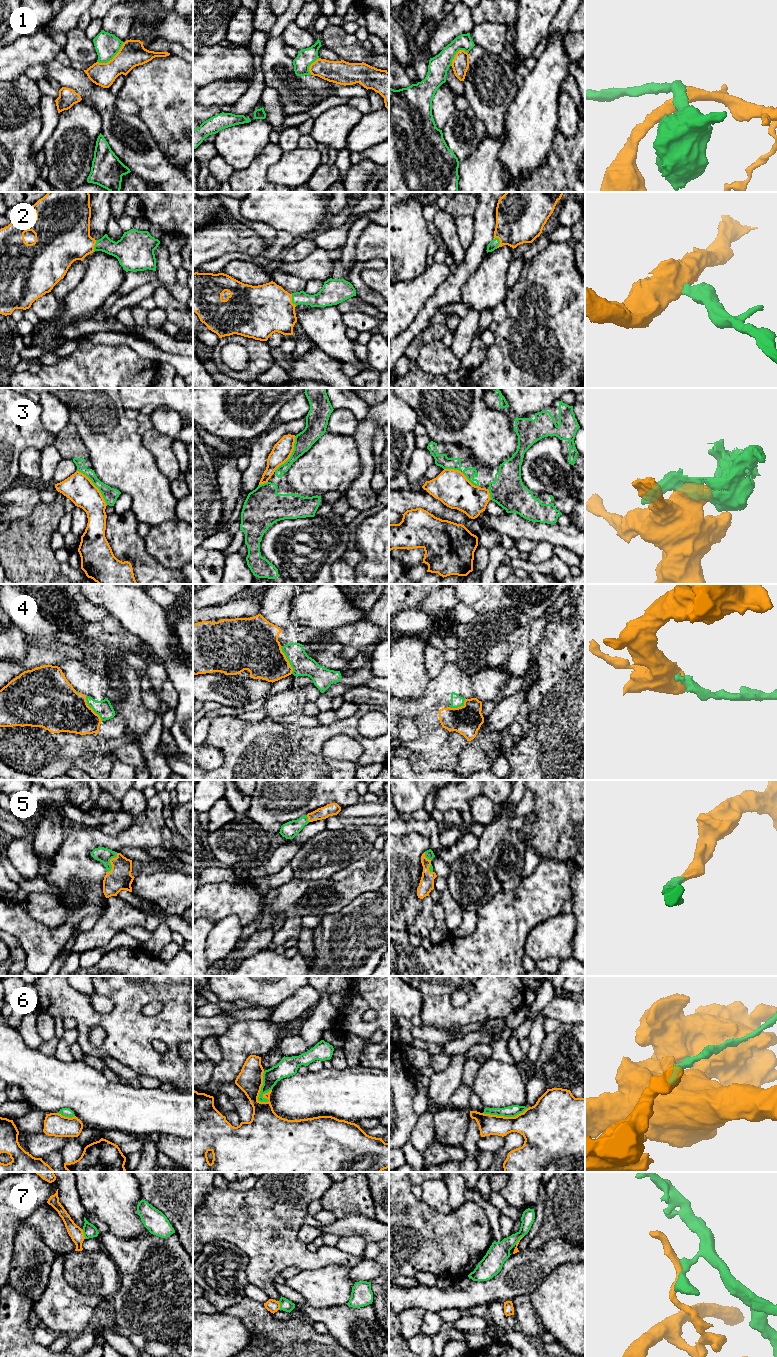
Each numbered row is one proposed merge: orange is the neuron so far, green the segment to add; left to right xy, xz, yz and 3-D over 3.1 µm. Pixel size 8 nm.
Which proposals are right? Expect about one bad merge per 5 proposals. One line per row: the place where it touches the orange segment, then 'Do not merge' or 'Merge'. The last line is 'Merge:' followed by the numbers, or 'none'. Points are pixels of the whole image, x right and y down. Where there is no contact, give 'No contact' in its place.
1: Touches orange at xy (113, 58). Do not merge
2: Touches orange at yz (500, 243). Merge
3: Touches orange at xy (95, 486). Do not merge
4: Touches orange at xz (287, 660). Merge
5: Touches orange at xy (110, 862). Merge
6: Touches orange at xz (261, 1086). Do not merge
7: Touches orange at xy (83, 1234). Do not merge
Merge: 2, 4, 5

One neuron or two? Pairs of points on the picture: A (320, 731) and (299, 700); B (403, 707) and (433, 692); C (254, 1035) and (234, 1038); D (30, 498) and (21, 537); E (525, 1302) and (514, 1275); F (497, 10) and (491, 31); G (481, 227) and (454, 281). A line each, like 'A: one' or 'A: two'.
A: two
B: one
C: one
D: two
E: two
F: two
G: one

